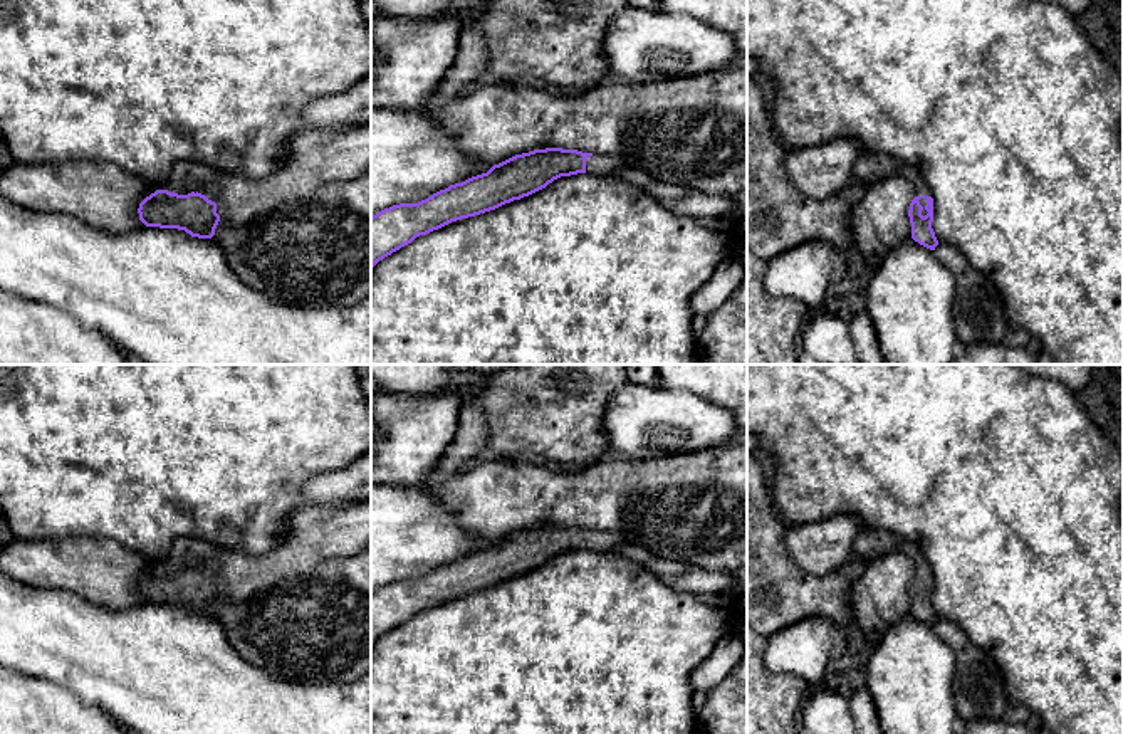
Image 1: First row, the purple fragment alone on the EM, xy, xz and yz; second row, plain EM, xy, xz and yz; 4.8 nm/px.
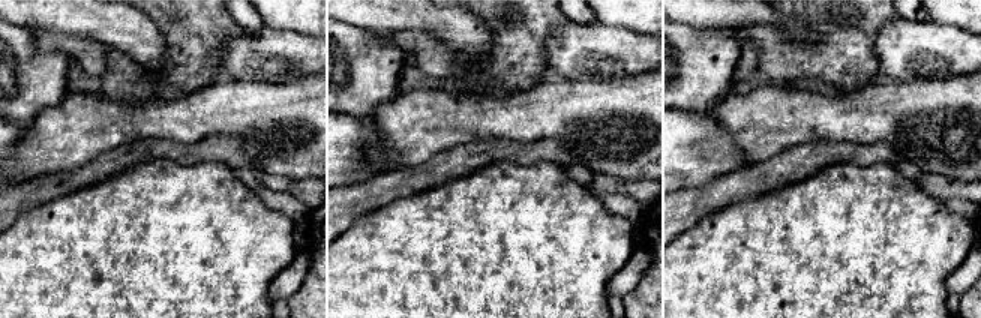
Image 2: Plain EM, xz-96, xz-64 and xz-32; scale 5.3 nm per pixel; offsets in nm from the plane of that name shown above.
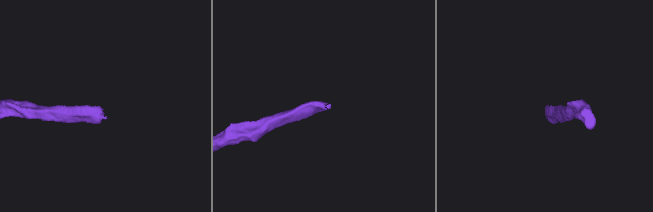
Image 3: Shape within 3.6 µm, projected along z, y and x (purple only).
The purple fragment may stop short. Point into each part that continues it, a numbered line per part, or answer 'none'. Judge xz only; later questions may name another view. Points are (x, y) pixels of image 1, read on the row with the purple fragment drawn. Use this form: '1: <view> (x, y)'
1: xz (598, 165)

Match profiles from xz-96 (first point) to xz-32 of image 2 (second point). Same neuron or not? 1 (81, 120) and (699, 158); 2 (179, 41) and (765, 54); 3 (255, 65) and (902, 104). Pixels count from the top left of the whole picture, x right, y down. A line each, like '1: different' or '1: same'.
1: different
2: same
3: different

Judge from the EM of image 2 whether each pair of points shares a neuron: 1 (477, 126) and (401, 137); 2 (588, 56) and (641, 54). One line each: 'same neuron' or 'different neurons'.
1: same neuron
2: same neuron

